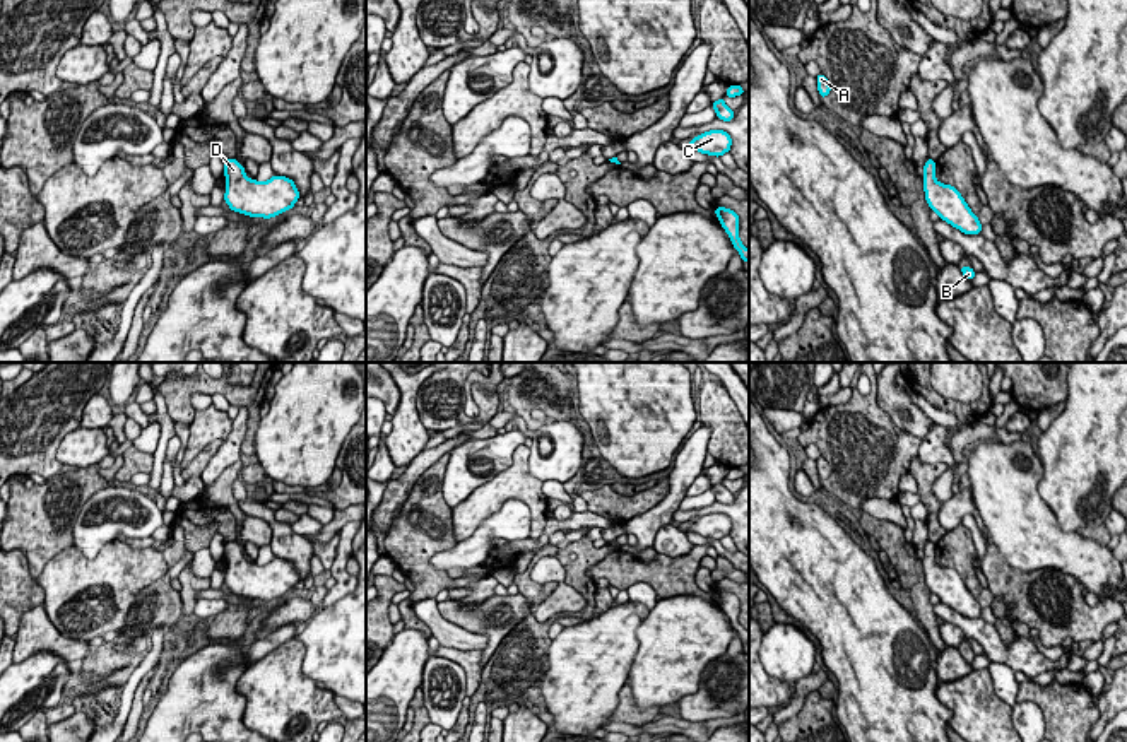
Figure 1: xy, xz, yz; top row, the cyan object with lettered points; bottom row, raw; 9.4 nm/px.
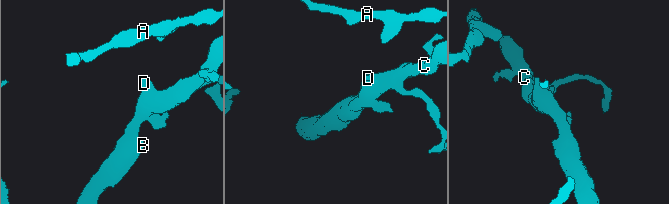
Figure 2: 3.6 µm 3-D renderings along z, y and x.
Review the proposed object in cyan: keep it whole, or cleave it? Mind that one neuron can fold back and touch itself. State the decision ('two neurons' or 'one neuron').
one neuron

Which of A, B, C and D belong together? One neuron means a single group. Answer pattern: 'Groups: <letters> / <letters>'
Groups: A B C D

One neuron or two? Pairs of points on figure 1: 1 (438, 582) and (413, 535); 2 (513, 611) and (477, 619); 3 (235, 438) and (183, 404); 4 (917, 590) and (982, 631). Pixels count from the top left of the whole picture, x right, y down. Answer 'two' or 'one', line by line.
1: one
2: one
3: two
4: two

